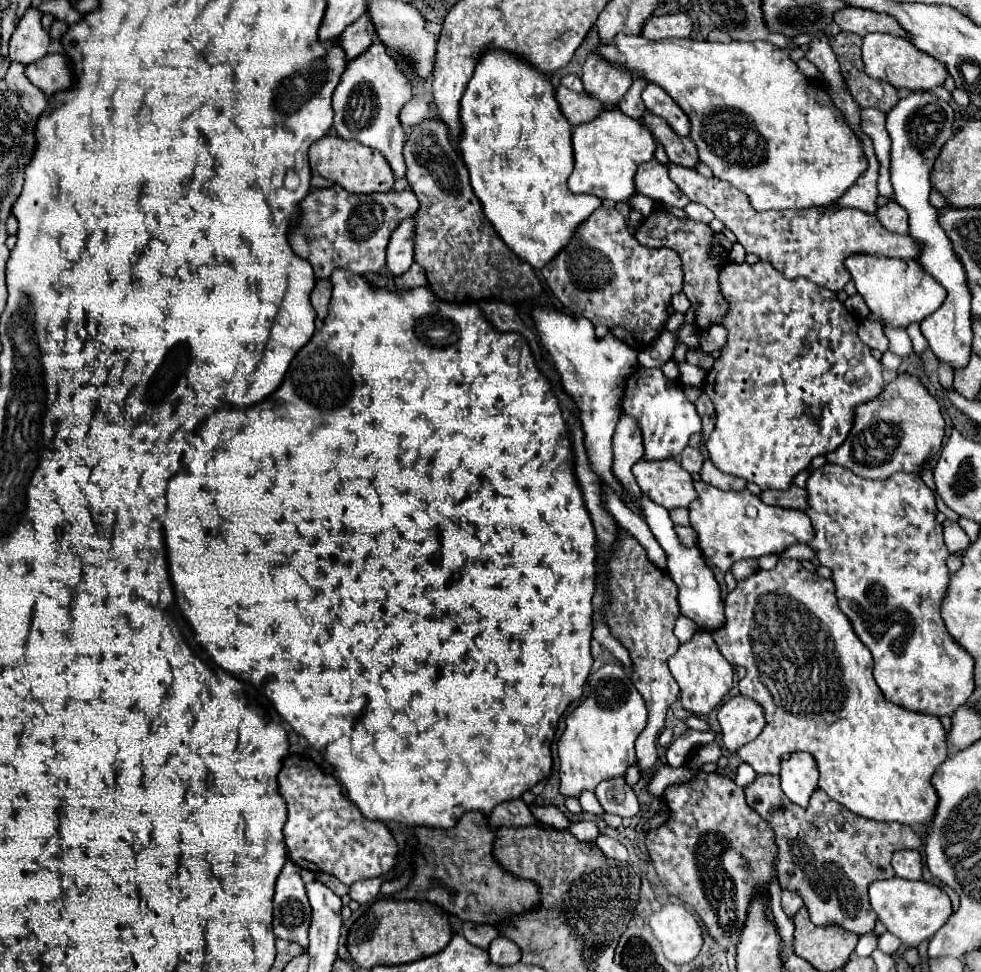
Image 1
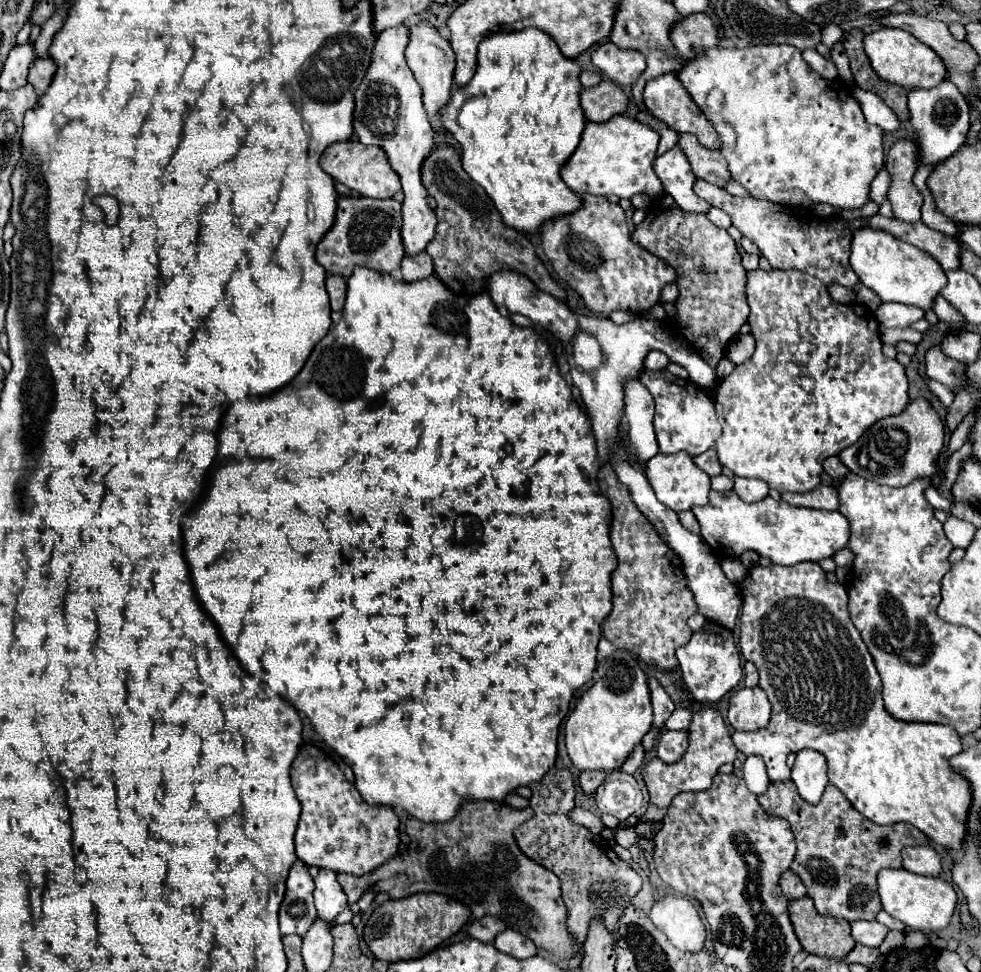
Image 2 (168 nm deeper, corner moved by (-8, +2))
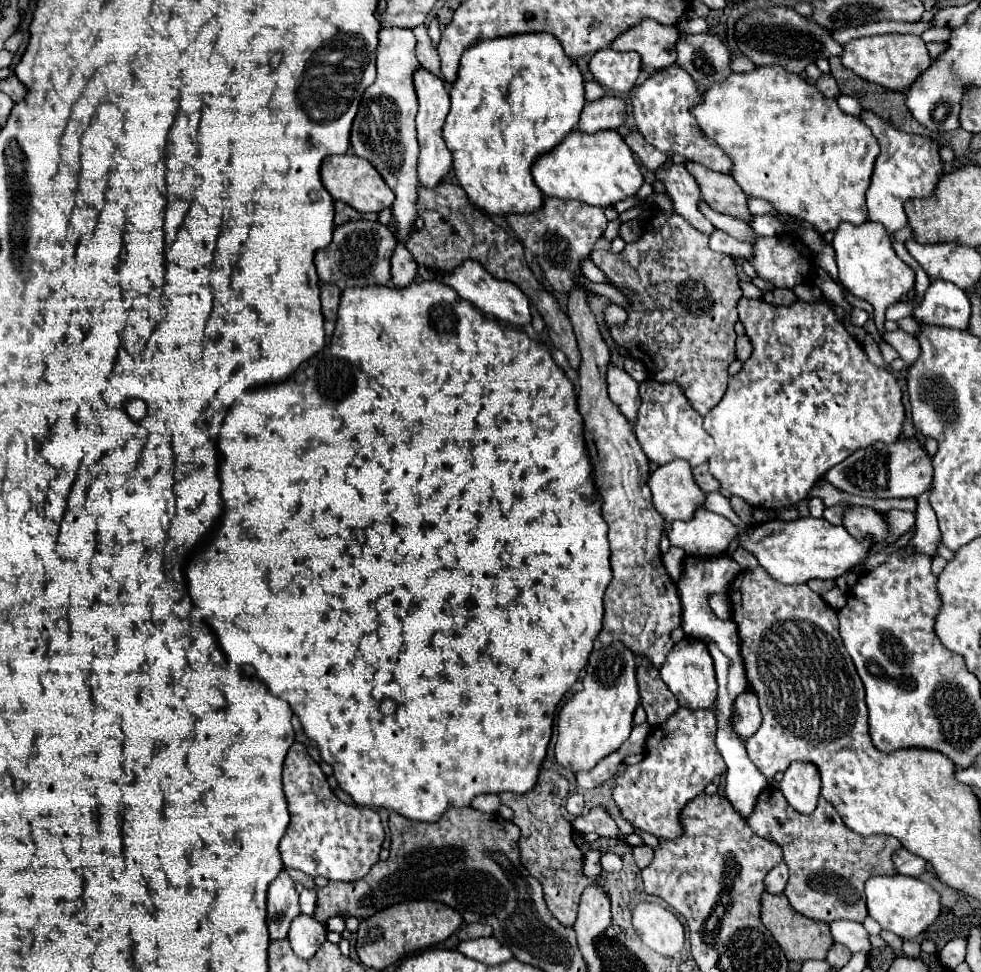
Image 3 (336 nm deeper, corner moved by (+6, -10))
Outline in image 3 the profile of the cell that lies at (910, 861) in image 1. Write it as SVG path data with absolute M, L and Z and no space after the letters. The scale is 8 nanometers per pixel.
M898 849L892 857L894 861L894 867L900 875L906 875L906 877L920 877L924 871L926 871L926 861L918 855L912 855L910 851L906 849Z

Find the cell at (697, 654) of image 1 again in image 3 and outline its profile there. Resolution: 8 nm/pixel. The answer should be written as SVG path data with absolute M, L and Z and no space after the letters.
M684 637L680 643L674 645L674 649L666 655L664 665L660 667L660 677L668 685L668 689L676 695L678 703L688 709L708 709L716 703L718 685L716 685L716 673L712 657L706 649L706 643Z

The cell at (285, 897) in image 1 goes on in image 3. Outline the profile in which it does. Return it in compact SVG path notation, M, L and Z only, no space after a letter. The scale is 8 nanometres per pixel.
M286 871L270 883L268 887L268 931L272 941L280 941L288 937L290 923L300 915L296 885Z

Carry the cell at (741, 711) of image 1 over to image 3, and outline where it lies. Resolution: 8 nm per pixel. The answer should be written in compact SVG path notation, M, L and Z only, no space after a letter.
M744 691L736 697L732 709L732 729L740 739L748 739L756 733L762 723L762 713L758 707L758 699L752 691Z

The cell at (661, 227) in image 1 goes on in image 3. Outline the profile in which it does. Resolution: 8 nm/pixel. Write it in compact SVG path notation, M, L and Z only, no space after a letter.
M656 209L652 219L646 223L644 233L634 243L628 243L620 253L598 249L590 259L610 277L618 291L626 287L624 295L632 301L626 325L610 327L610 335L620 355L644 363L656 381L678 385L690 405L700 415L706 415L722 399L728 385L728 365L734 361L734 325L738 321L736 303L738 297L742 297L742 291L732 257L712 251L708 247L708 237L698 233L676 213Z

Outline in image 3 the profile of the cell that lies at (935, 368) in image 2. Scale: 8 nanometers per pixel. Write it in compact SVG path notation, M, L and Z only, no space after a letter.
M898 329L898 331L894 331L894 333L885 330L884 333L882 333L882 337L884 337L886 343L890 343L890 345L900 353L900 357L904 359L904 363L906 363L908 367L912 367L912 365L918 361L918 357L920 357L922 351L920 351L920 343L918 343L916 337L908 335L908 333L902 331L902 329Z

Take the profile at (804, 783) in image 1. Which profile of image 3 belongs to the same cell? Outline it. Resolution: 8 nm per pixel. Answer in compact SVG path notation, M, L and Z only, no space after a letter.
M794 761L782 781L772 781L776 789L782 789L782 795L798 813L812 813L820 795L820 777L818 769L804 761Z

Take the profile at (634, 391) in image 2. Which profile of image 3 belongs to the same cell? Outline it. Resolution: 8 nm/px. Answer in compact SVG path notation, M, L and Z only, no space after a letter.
M610 363L608 367L608 395L618 405L620 413L628 419L630 427L634 429L638 421L638 409L640 409L640 395L638 395L638 383L622 369Z

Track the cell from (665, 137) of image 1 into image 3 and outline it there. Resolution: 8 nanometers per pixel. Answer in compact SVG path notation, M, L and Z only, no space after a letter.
M694 161L684 163L686 171L696 179L702 199L718 213L726 215L736 215L736 217L746 217L746 221L752 219L752 215L746 209L746 195L738 185L732 181L730 175L710 171Z

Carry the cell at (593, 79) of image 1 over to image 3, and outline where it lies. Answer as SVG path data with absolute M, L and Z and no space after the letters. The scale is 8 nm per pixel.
M602 49L588 63L594 79L608 91L628 93L640 75L640 57L636 53L614 53Z

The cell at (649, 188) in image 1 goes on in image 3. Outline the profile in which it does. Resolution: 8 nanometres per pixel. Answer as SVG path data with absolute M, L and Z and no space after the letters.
M672 163L670 167L660 165L656 169L656 179L664 183L666 195L672 201L674 213L678 213L680 217L686 217L686 221L692 227L696 227L698 231L702 231L706 235L710 235L714 231L710 221L706 221L706 217L702 217L702 213L698 213L698 201L702 197L698 193L696 181L690 177L690 173L684 169L682 163Z

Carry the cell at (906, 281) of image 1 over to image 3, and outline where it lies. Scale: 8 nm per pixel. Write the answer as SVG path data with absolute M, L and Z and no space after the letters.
M866 221L862 225L842 223L834 231L832 247L836 251L838 261L838 281L856 297L868 301L874 307L874 321L881 338L884 331L884 313L888 307L896 305L906 297L908 291L914 289L916 275L914 271L894 253L890 245L890 235L882 225Z

